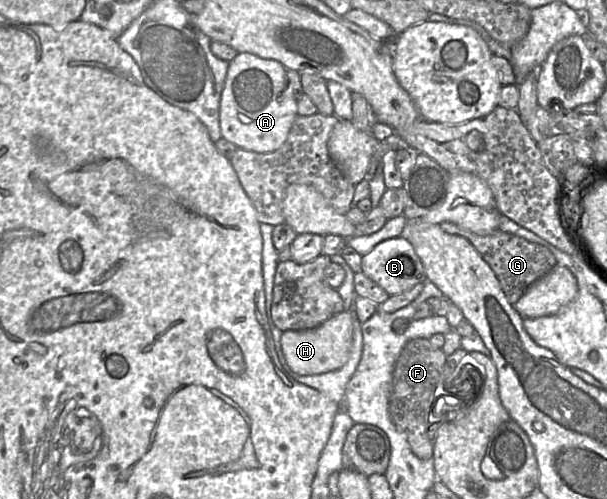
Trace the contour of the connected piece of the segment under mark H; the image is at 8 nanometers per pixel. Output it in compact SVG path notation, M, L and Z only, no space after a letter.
M342 311L311 330L287 330L281 336L281 348L287 367L297 375L310 376L335 371L349 359L353 342L353 318L349 311Z

